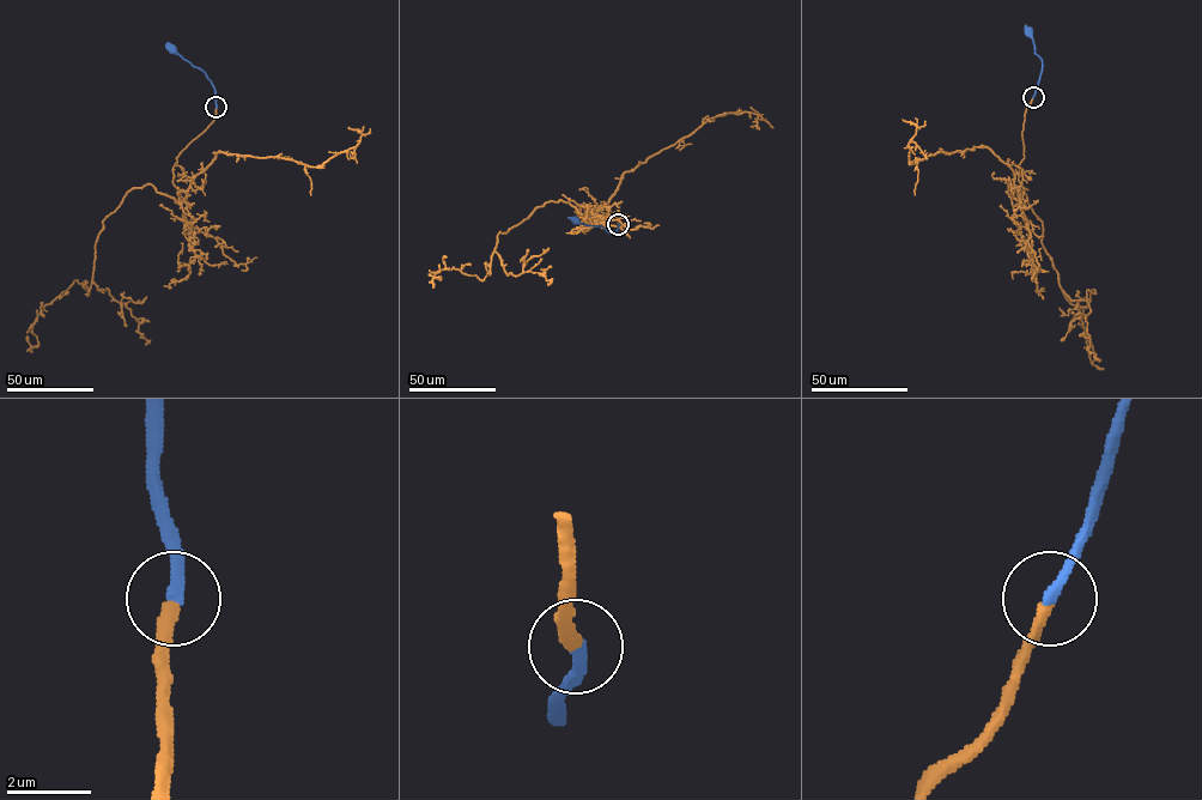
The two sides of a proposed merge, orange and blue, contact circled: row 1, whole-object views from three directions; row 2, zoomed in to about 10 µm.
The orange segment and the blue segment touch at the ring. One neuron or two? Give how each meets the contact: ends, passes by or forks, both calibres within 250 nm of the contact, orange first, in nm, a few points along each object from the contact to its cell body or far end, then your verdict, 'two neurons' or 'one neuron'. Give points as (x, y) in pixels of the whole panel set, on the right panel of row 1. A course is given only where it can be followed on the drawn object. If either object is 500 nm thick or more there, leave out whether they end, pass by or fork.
orange ends; blue ends; calibres 300 and 300 nm; course orange (1032, 97), (1021, 201), (1006, 192), (1042, 223), (1064, 297), (1096, 291), (1088, 352); course blue (1032, 97), (1042, 60), (1027, 31); one neuron

